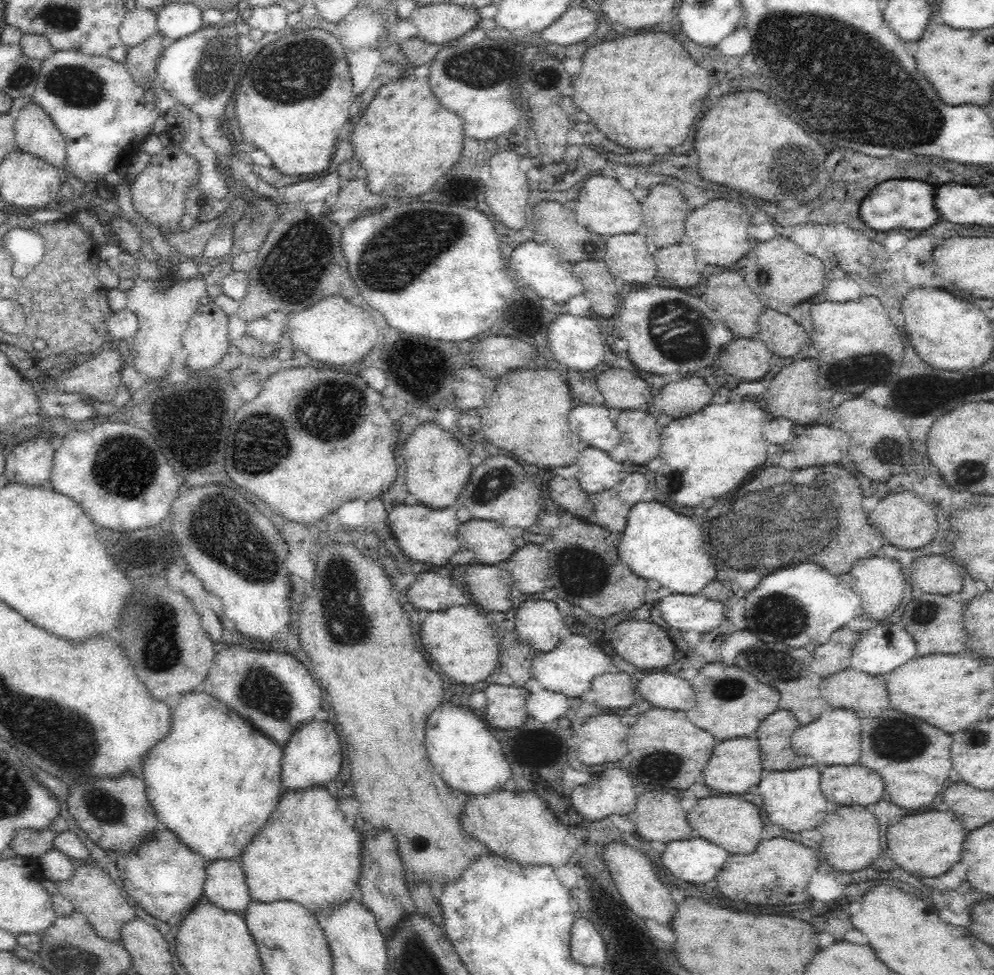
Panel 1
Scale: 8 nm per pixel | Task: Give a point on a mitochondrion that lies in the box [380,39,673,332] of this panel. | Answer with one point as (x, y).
(486, 67)

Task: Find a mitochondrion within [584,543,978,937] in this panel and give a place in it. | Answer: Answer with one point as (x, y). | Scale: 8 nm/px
(778, 615)

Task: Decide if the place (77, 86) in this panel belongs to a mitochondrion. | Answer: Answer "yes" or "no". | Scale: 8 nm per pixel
yes

